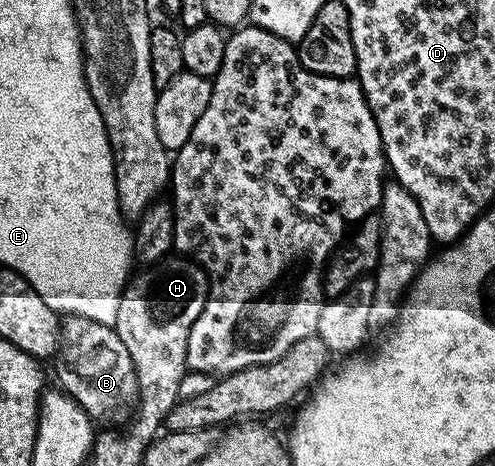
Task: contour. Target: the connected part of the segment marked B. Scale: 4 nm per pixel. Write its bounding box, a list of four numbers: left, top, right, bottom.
[55,314,138,423]

